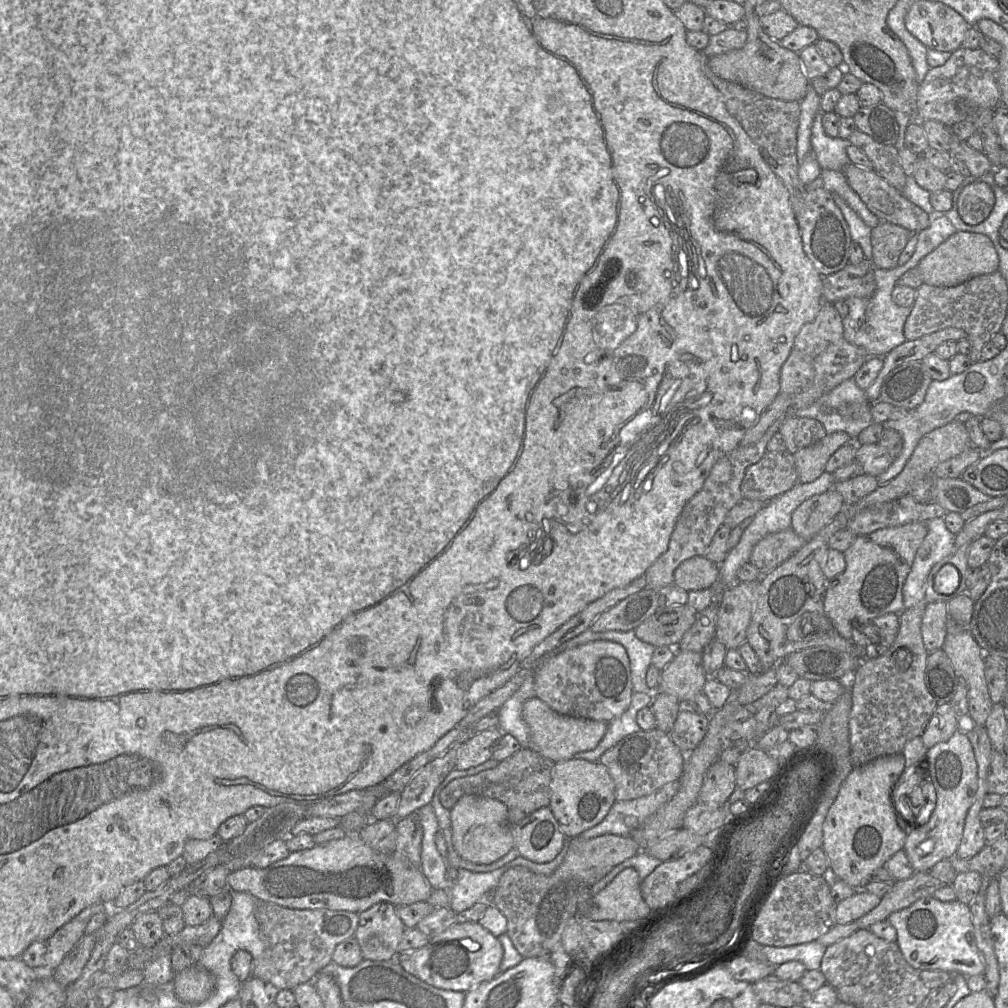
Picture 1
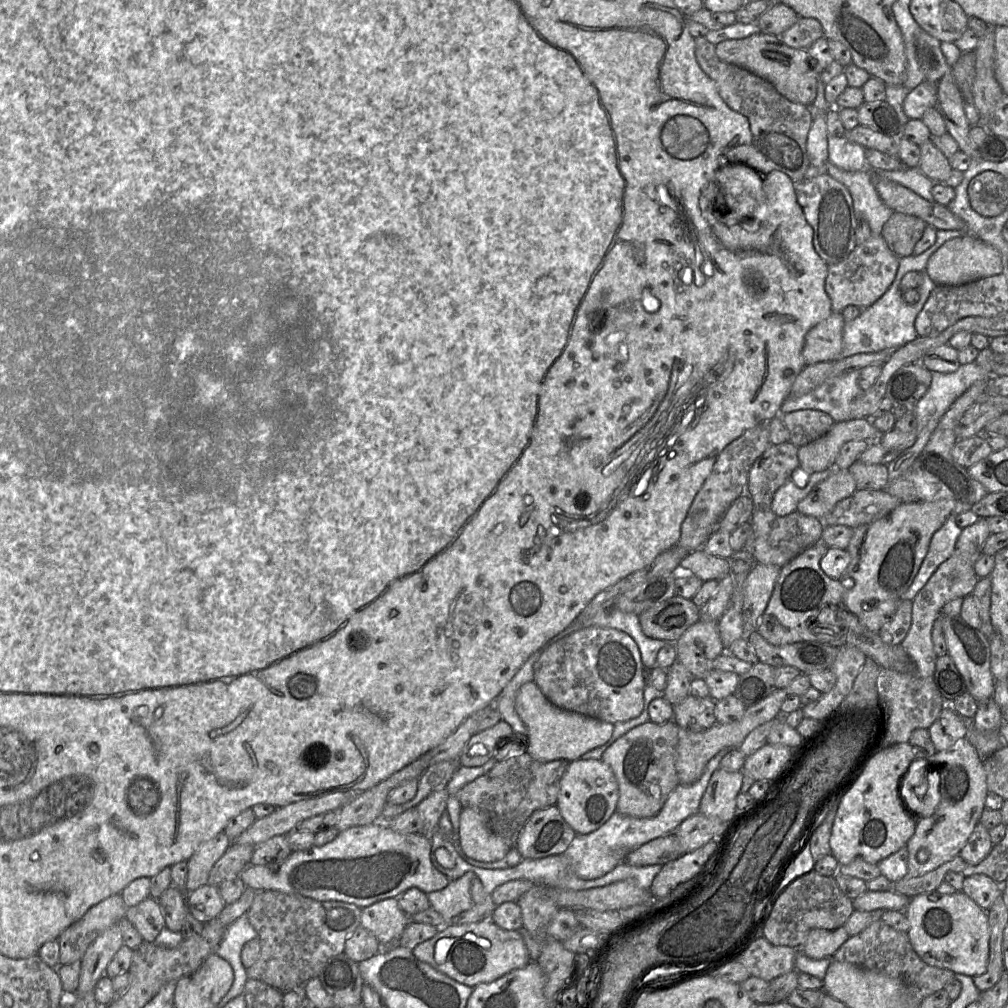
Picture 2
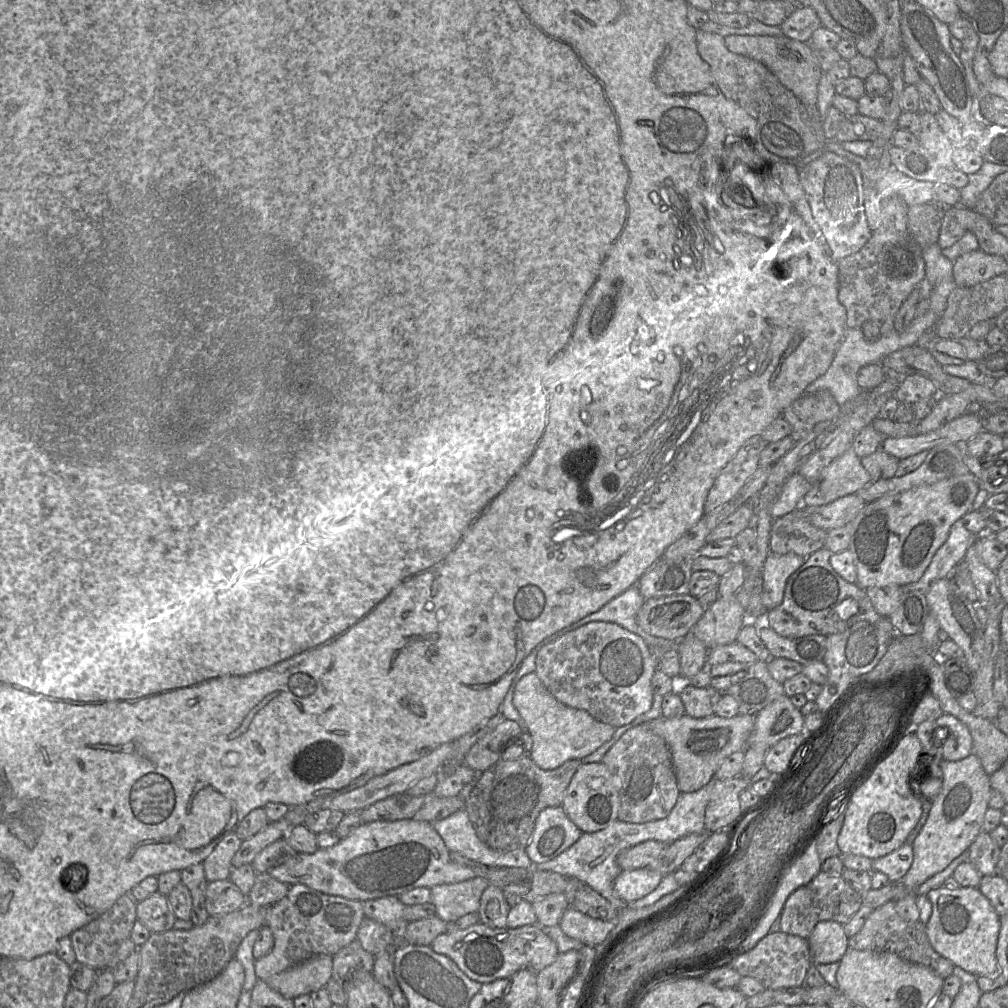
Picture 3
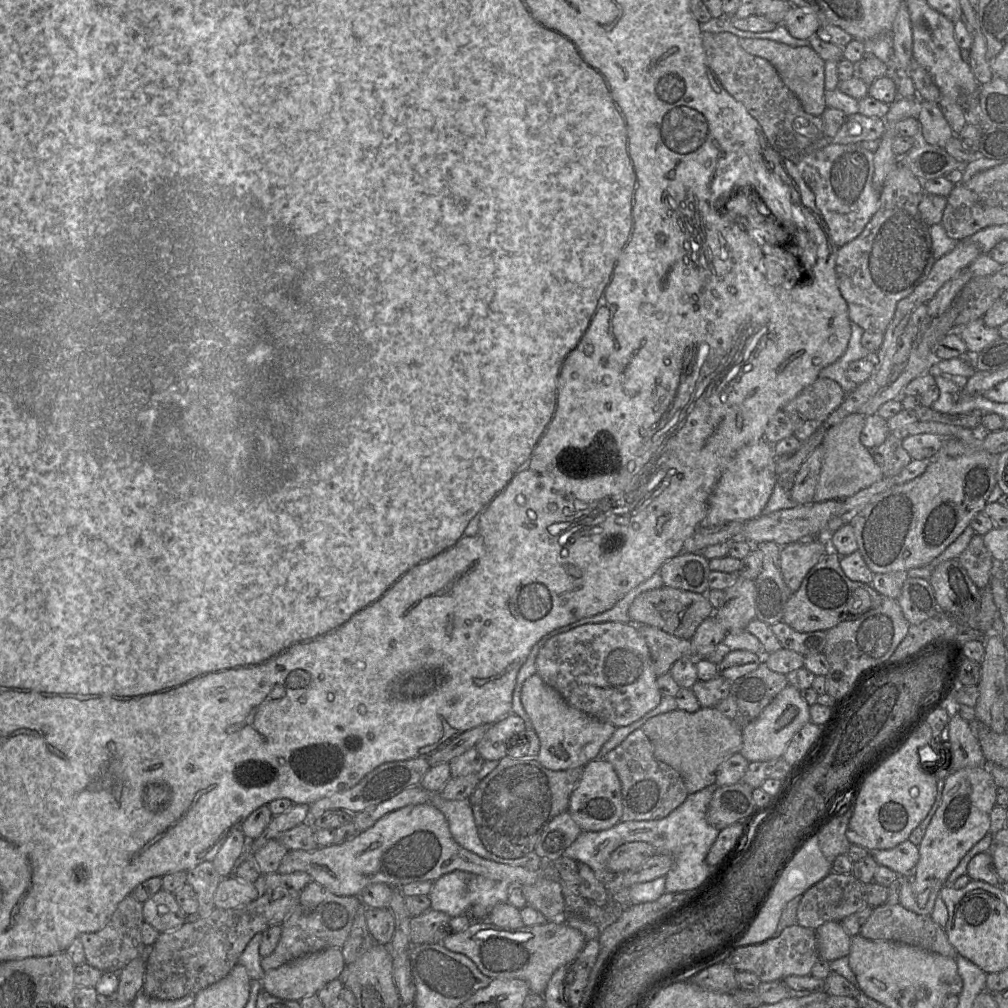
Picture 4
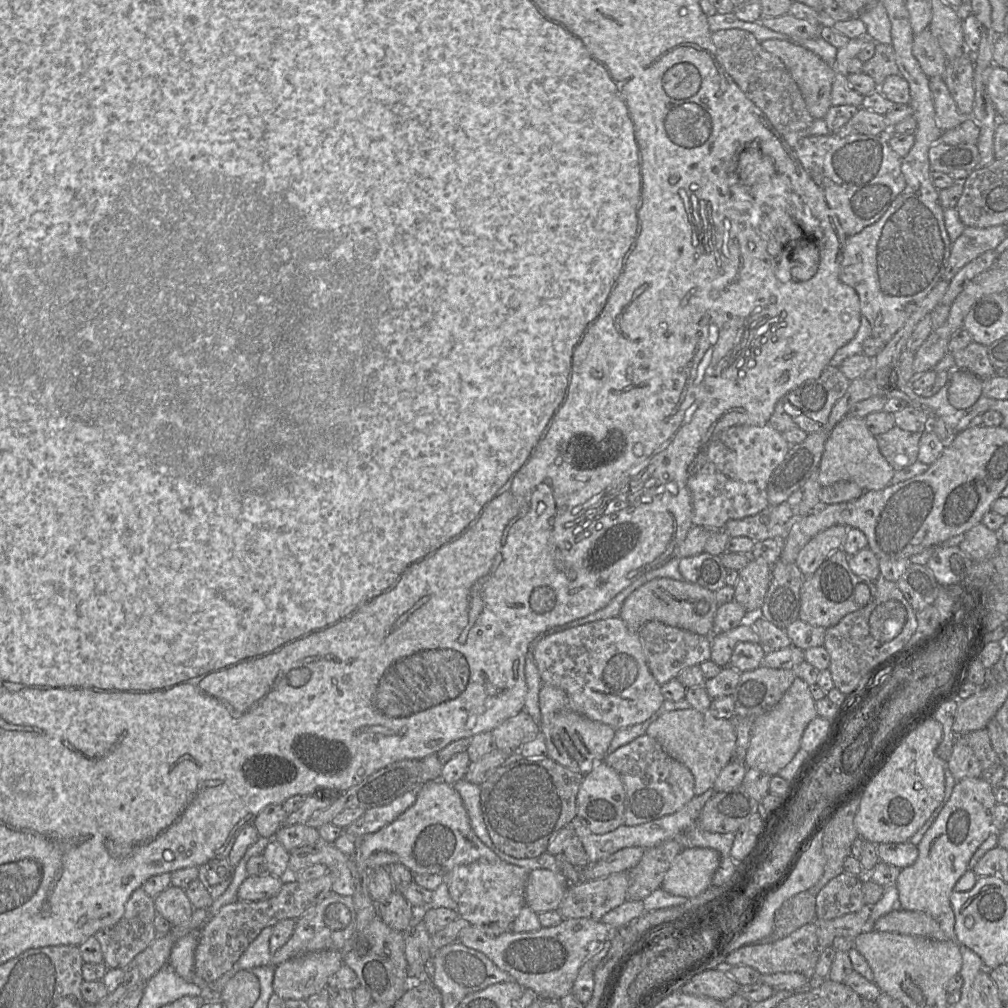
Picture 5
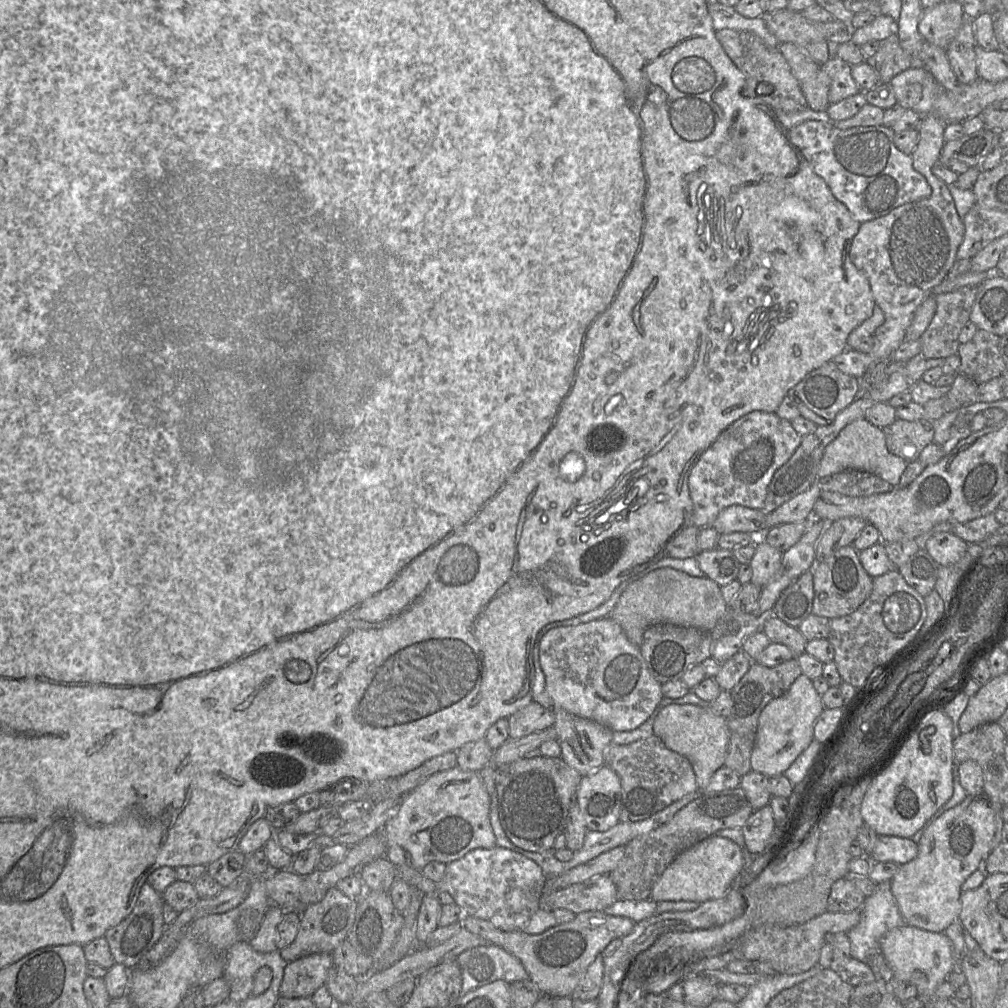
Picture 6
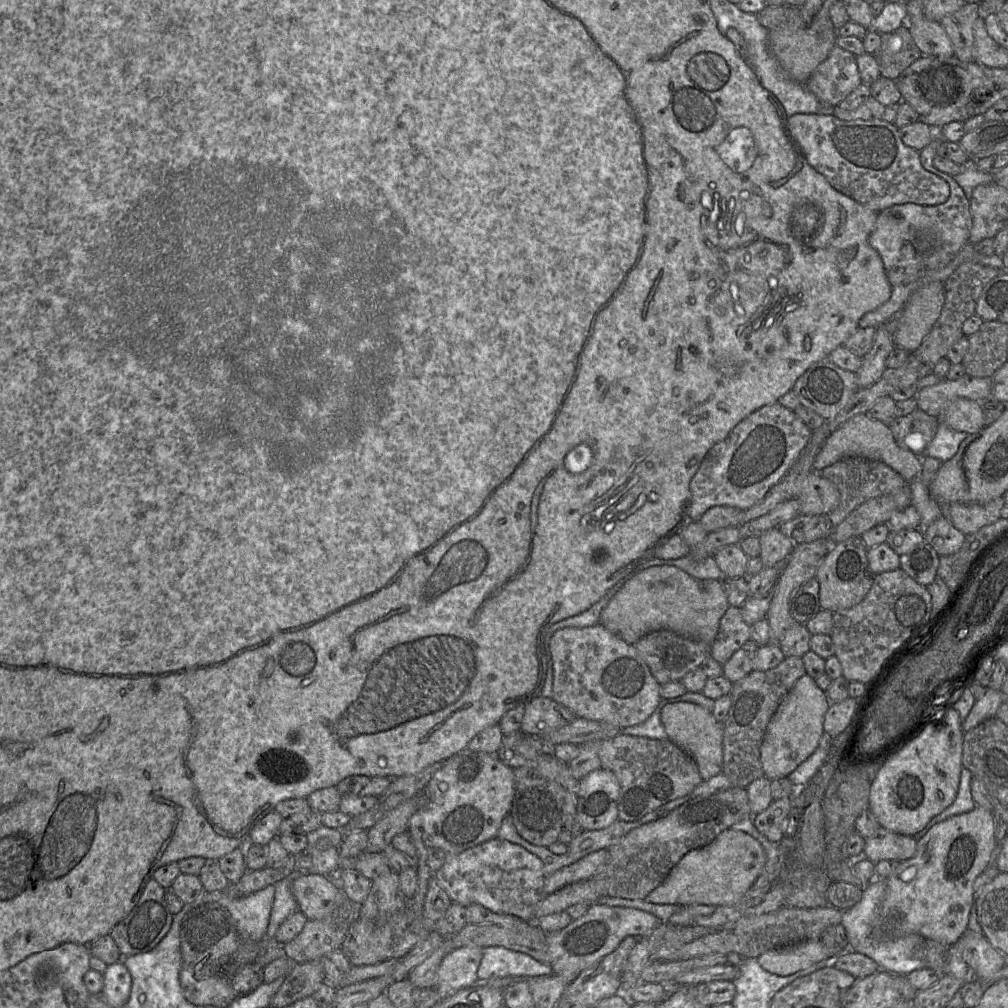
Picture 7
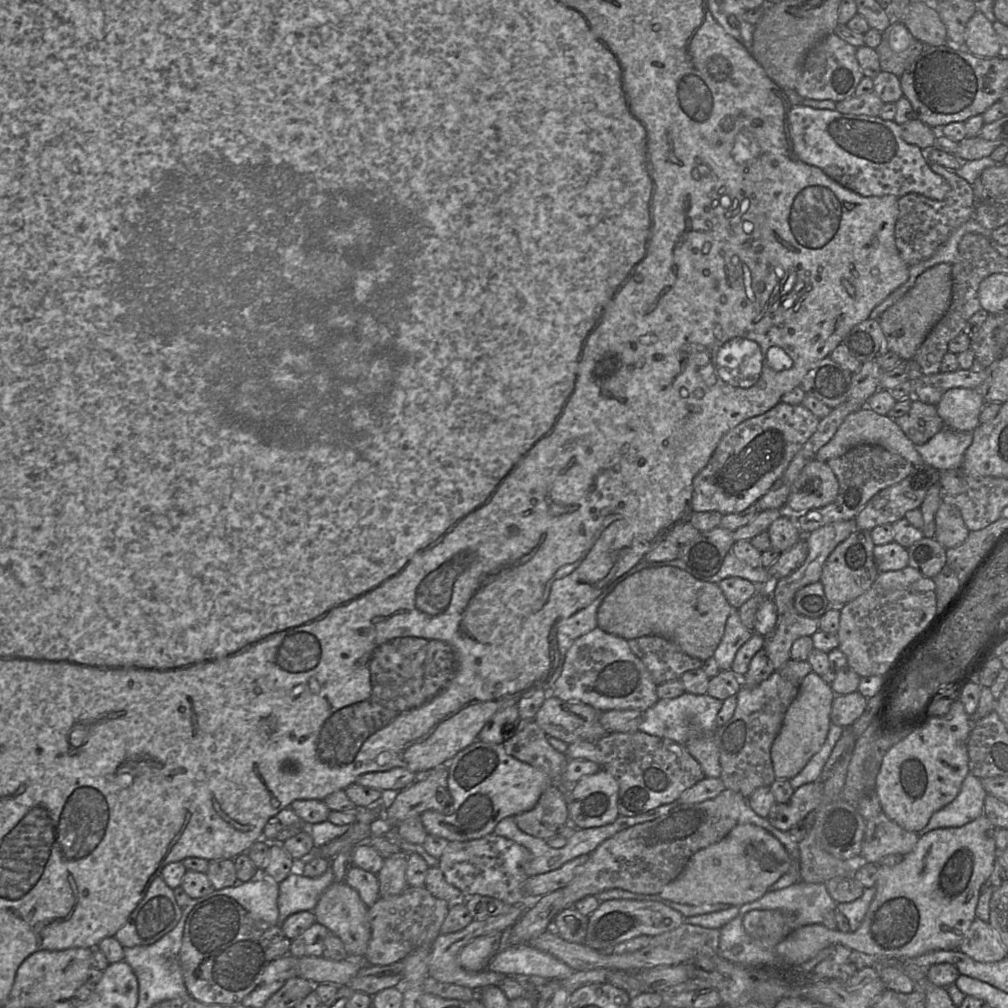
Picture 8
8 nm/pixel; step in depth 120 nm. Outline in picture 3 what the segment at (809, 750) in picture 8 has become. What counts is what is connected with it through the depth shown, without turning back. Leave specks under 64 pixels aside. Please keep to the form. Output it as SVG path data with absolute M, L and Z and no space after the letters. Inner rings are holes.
M783 694L755 714L754 727L747 739L747 747L770 748L787 736L802 733L804 716L789 697Z

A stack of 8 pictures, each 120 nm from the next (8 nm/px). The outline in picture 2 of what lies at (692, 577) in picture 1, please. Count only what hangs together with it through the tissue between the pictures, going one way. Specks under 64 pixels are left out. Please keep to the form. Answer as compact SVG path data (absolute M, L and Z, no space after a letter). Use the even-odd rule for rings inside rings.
M700 548L691 551L678 568L681 572L691 573L703 582L709 580L721 581L731 574L729 560L712 556Z

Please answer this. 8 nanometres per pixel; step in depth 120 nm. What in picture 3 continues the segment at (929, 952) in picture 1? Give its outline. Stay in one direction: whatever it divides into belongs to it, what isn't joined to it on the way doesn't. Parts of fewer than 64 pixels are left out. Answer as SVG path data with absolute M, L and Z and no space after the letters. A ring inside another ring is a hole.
M940 887L929 891L926 896L932 903L932 914L925 929L934 950L955 966L977 977L997 975L996 948L1000 916L990 901L978 888L973 887L954 890Z

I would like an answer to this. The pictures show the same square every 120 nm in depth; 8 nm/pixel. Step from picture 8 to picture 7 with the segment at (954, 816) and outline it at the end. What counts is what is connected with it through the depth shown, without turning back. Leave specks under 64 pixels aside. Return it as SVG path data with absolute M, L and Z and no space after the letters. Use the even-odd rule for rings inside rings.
M965 767L961 770L960 782L958 793L954 802L947 807L943 812L932 818L928 824L918 833L916 833L913 838L918 841L920 840L928 830L935 824L946 820L947 818L963 814L973 810L976 807L976 804L971 795L970 781L972 778L972 773Z

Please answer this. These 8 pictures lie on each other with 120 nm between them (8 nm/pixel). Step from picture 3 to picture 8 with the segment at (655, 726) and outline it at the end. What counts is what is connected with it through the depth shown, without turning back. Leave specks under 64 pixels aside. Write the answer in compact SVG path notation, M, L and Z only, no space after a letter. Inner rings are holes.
M715 735L694 736L686 742L685 747L700 764L705 777L720 777L721 767Z

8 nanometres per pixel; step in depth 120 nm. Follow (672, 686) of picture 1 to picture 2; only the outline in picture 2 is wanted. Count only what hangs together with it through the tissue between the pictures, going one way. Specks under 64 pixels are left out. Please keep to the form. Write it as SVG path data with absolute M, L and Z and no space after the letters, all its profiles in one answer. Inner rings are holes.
M698 620L690 626L675 642L675 647L677 661L682 663L694 678L702 679L705 679L708 672L713 669L714 659L725 651L718 630L718 622L703 620Z

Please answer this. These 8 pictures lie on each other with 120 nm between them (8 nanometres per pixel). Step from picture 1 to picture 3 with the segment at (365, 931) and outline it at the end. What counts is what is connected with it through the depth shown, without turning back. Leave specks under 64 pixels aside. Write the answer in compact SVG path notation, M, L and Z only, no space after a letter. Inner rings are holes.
M396 896L366 900L362 906L365 917L384 924L392 933L398 928L401 919L404 919L404 904Z

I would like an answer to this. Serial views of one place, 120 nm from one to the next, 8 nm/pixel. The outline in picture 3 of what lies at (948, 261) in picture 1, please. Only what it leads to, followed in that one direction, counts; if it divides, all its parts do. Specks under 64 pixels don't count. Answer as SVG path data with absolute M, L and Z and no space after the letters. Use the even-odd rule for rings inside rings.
M977 249L953 261L952 275L956 286L968 287L1004 275L1006 266L1004 257Z

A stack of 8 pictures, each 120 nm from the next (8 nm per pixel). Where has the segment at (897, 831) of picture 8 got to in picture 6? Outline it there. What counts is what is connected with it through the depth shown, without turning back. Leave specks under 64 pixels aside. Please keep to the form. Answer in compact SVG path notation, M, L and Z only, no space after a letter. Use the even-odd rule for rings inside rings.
M877 835L870 860L872 863L893 862L903 865L912 861L917 853L917 844L910 838Z

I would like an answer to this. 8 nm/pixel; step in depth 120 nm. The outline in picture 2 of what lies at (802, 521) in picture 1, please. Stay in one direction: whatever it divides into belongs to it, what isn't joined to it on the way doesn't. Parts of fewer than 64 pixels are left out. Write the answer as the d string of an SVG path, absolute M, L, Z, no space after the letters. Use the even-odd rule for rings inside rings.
M833 468L832 473L798 503L797 511L823 520L839 501L856 490L855 480L848 469Z

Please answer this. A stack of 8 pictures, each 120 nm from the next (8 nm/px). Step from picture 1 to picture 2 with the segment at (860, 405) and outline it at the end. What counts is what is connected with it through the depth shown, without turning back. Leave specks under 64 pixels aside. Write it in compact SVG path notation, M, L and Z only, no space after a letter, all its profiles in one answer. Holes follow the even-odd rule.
M850 370L827 379L805 395L788 397L779 415L813 409L827 413L835 423L851 420L851 405L863 392L858 384L859 374L859 370Z

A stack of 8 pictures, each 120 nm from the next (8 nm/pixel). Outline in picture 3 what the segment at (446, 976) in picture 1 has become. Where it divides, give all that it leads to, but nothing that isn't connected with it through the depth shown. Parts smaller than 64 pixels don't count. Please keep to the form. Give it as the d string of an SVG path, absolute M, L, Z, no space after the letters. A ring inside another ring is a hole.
M478 922L462 930L438 935L430 947L448 956L470 979L482 984L507 978L520 970L538 973L559 955L556 942L538 924L509 929L492 928Z

